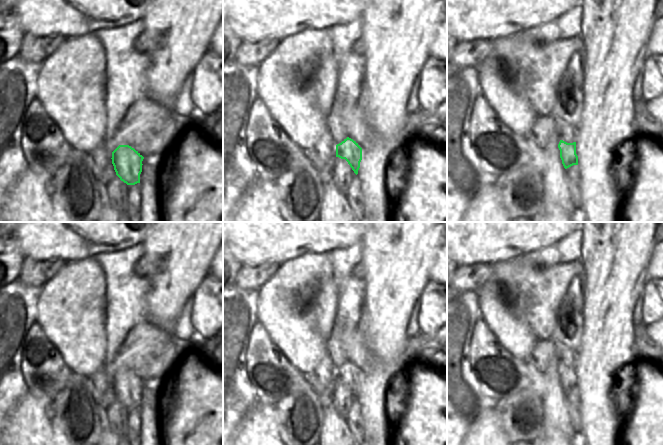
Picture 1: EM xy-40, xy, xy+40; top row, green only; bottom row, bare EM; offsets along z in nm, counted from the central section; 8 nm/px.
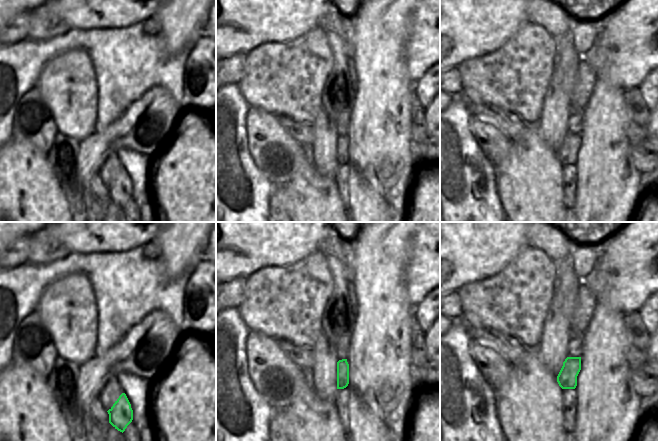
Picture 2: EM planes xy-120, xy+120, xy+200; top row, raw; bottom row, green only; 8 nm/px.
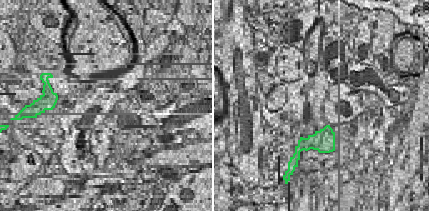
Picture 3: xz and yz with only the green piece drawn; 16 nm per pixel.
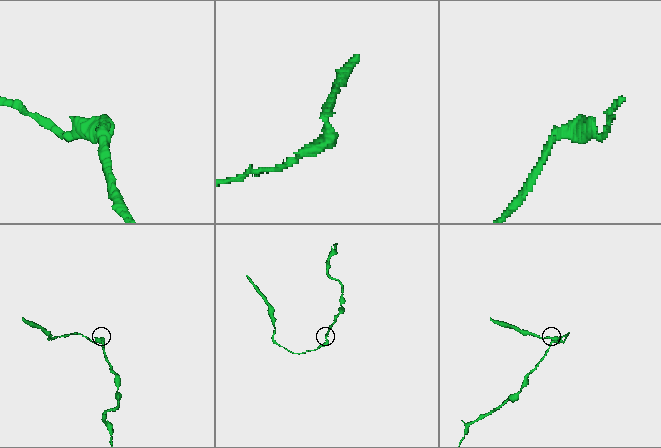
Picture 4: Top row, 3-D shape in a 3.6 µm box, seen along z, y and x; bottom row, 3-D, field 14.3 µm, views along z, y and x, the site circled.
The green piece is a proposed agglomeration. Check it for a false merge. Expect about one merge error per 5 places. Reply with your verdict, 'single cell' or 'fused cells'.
fused cells

